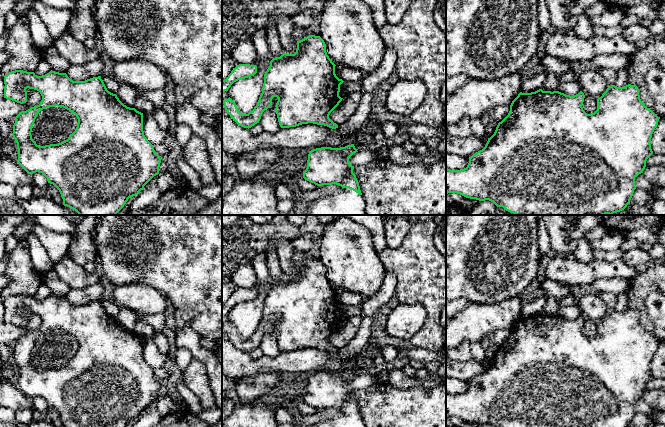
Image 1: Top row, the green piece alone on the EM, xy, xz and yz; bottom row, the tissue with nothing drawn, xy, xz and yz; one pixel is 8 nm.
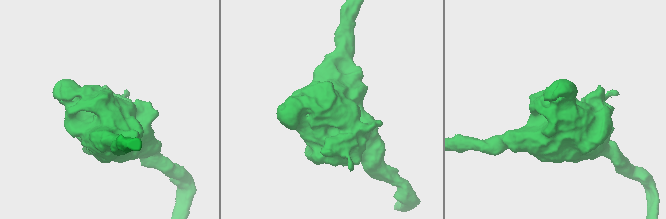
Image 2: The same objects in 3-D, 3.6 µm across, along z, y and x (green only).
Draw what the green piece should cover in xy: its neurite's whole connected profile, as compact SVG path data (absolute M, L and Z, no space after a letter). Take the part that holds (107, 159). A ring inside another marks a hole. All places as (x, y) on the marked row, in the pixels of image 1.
M15 70L4 76L4 98L23 104L27 102L26 89L40 92L42 100L39 105L21 111L15 117L12 136L17 143L17 163L28 173L42 173L48 183L53 184L60 192L63 205L75 210L79 215L116 215L129 198L139 194L144 186L159 174L161 158L144 135L143 113L124 105L116 94L109 92L101 76L85 81L73 81L66 73L50 71L43 76L34 72ZM48 107L63 107L78 119L75 131L68 139L58 143L39 146L32 139L32 127L38 113Z

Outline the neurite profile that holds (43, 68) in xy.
M42 59L40 61L38 67L34 71L34 73L37 76L43 76L43 75L49 73L50 71L51 71L50 65L44 59Z

